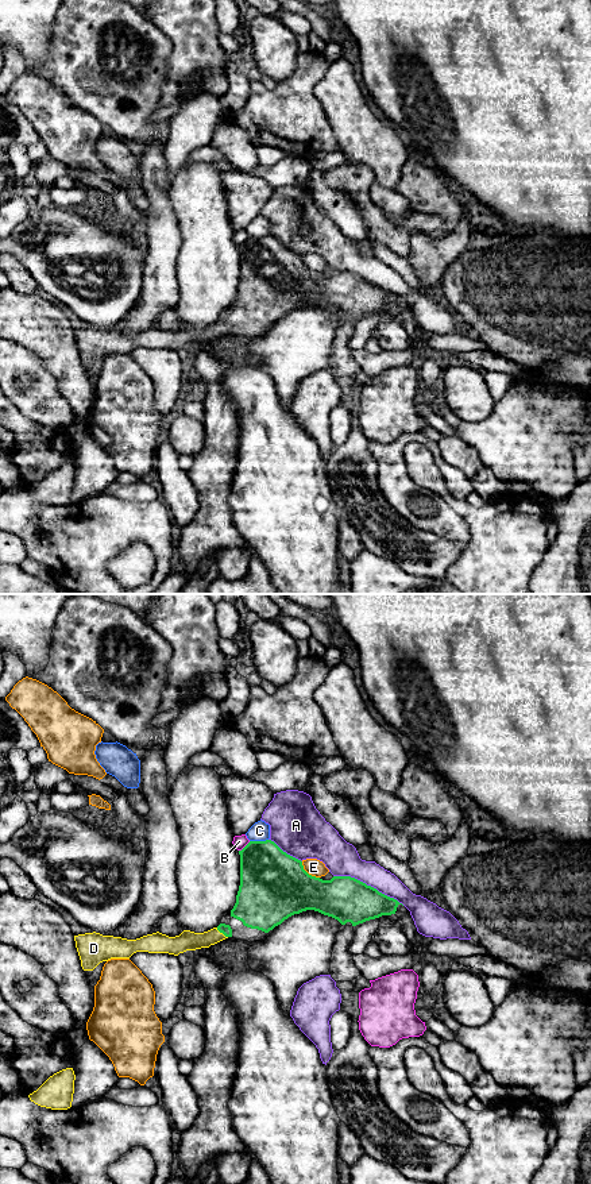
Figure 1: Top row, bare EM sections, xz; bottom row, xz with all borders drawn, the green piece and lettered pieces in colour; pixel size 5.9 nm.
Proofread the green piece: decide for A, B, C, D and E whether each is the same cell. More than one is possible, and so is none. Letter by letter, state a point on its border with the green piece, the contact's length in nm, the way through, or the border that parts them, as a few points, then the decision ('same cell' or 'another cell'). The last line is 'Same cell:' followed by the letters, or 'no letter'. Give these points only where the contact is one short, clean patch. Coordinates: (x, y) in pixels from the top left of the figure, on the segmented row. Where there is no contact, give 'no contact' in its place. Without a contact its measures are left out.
A: meets green in xz at (369, 886); contact 460 nm long; another cell
B: meets green in xz at (246, 845); contact 90 nm long; another cell
C: meets green in xz at (258, 841); contact 110 nm long; another cell
D: meets green in xz at (221, 932); contact 90 nm long; runs through xz (226, 929), (221, 932), (205, 940), (188, 940); same cell
E: meets green in xz at (306, 872); contact 150 nm long; another cell
Same cell: D

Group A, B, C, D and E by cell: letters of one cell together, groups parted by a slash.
A / B / C / D / E

